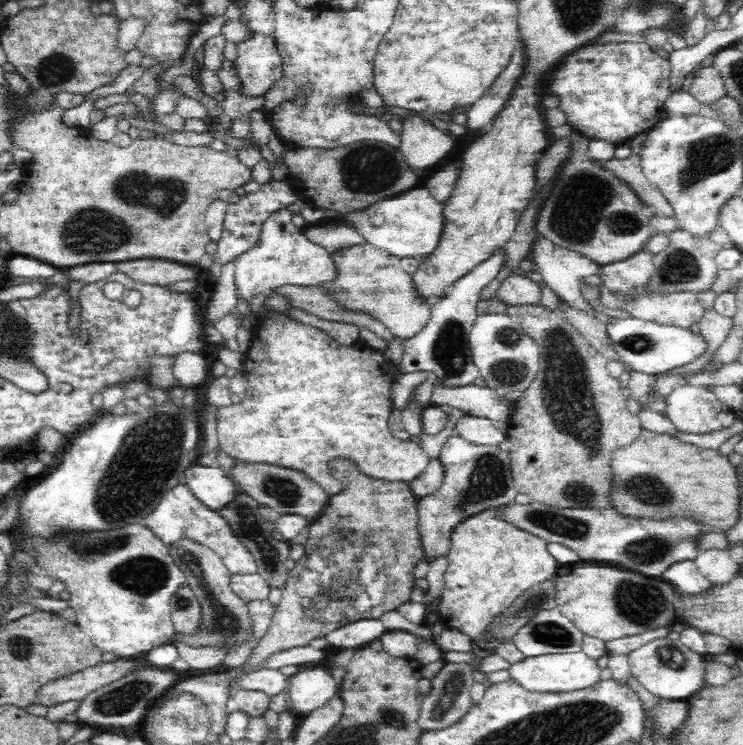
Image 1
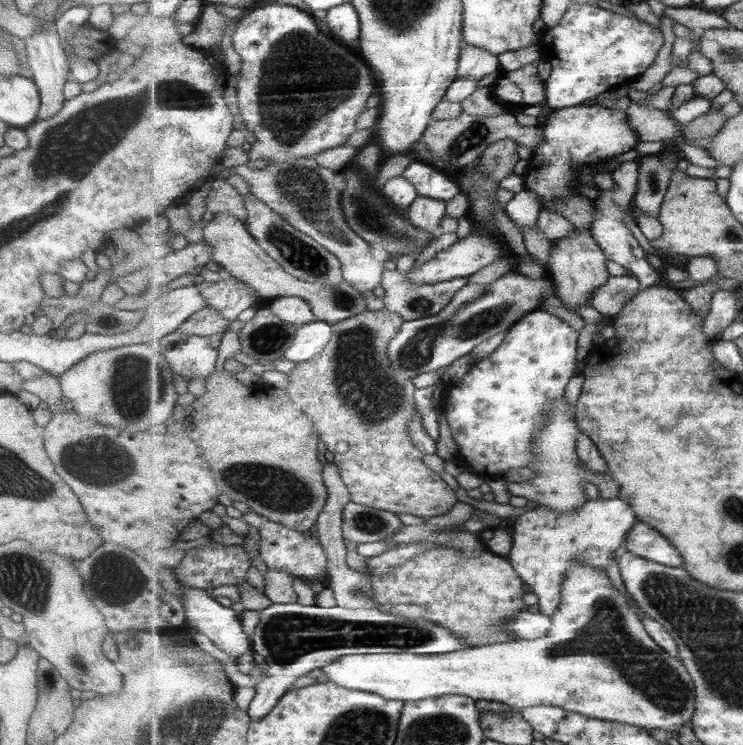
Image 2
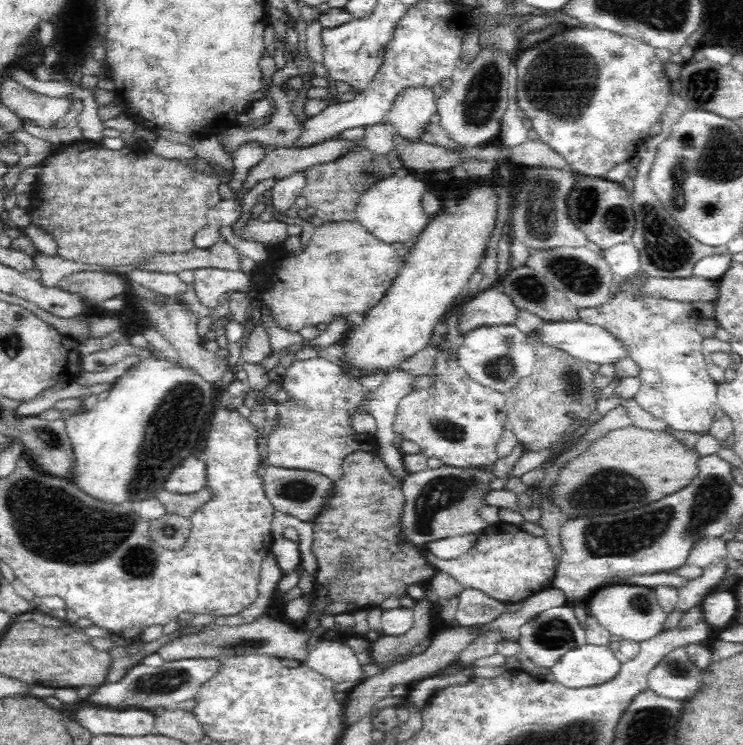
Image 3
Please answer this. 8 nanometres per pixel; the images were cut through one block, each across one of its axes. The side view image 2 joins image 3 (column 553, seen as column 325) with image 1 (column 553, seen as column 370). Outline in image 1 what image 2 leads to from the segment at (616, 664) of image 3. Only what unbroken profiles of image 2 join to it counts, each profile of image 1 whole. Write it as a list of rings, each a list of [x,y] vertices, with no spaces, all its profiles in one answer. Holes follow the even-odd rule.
[[[582,650],[573,653],[550,653],[537,657],[525,657],[521,661],[511,664],[508,672],[512,679],[532,692],[570,692],[588,688],[600,680],[601,669],[596,661],[596,659],[588,657]]]

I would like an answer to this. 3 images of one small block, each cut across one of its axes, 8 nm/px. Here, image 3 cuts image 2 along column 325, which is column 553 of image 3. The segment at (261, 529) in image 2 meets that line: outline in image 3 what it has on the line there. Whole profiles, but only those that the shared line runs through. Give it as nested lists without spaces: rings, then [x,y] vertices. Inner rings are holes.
[[[498,522],[494,534],[481,534],[474,546],[454,560],[436,558],[427,548],[422,556],[437,571],[443,570],[456,578],[464,589],[478,589],[504,603],[520,603],[523,599],[551,587],[560,557],[553,553],[547,538],[533,536],[512,524]]]

